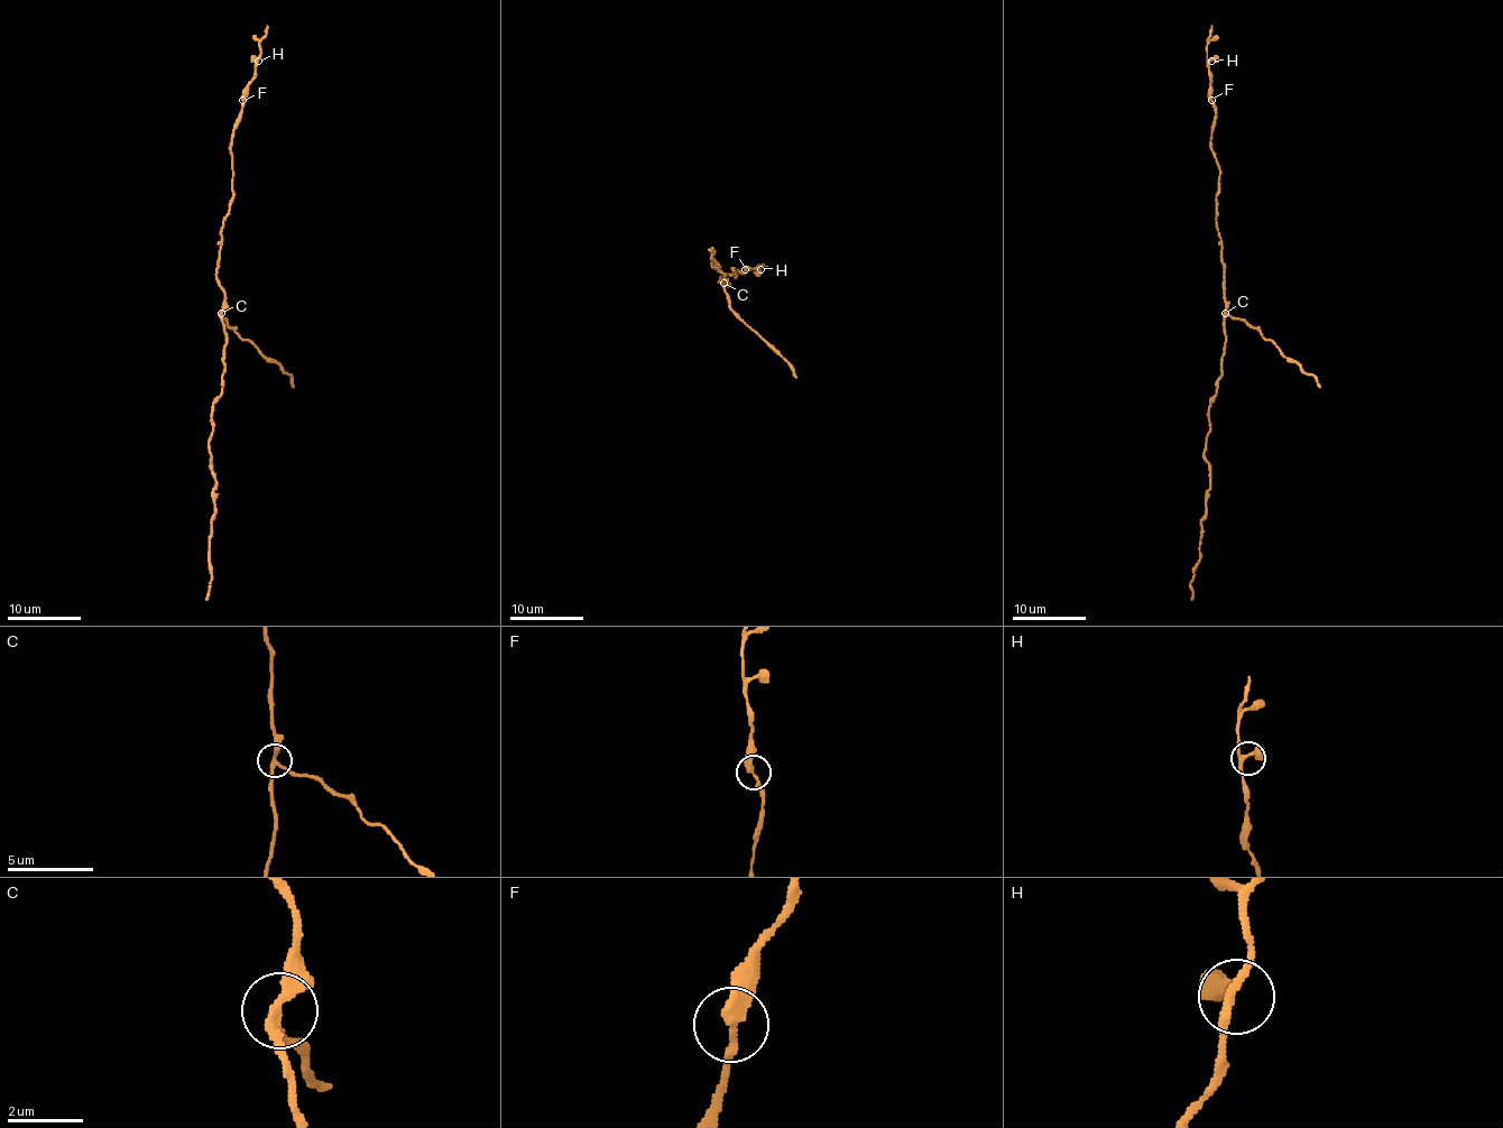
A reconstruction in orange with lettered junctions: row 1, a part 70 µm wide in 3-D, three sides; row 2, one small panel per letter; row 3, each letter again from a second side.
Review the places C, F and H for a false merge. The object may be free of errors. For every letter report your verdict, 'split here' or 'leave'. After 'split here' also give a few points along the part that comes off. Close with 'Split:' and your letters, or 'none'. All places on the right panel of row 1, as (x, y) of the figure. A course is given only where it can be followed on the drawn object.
C: split here; course (1226, 313), (1253, 325), (1314, 377), (1319, 387)
F: leave
H: leave
Split: C

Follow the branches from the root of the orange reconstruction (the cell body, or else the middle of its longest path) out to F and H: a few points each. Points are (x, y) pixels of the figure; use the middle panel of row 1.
F: (724, 284), (727, 282), (718, 282), (726, 274), (735, 274), (735, 278), (732, 269), (738, 273), (746, 269)
H: (724, 284), (727, 282), (718, 282), (726, 274), (735, 274), (735, 278), (732, 269), (738, 273), (761, 269)

